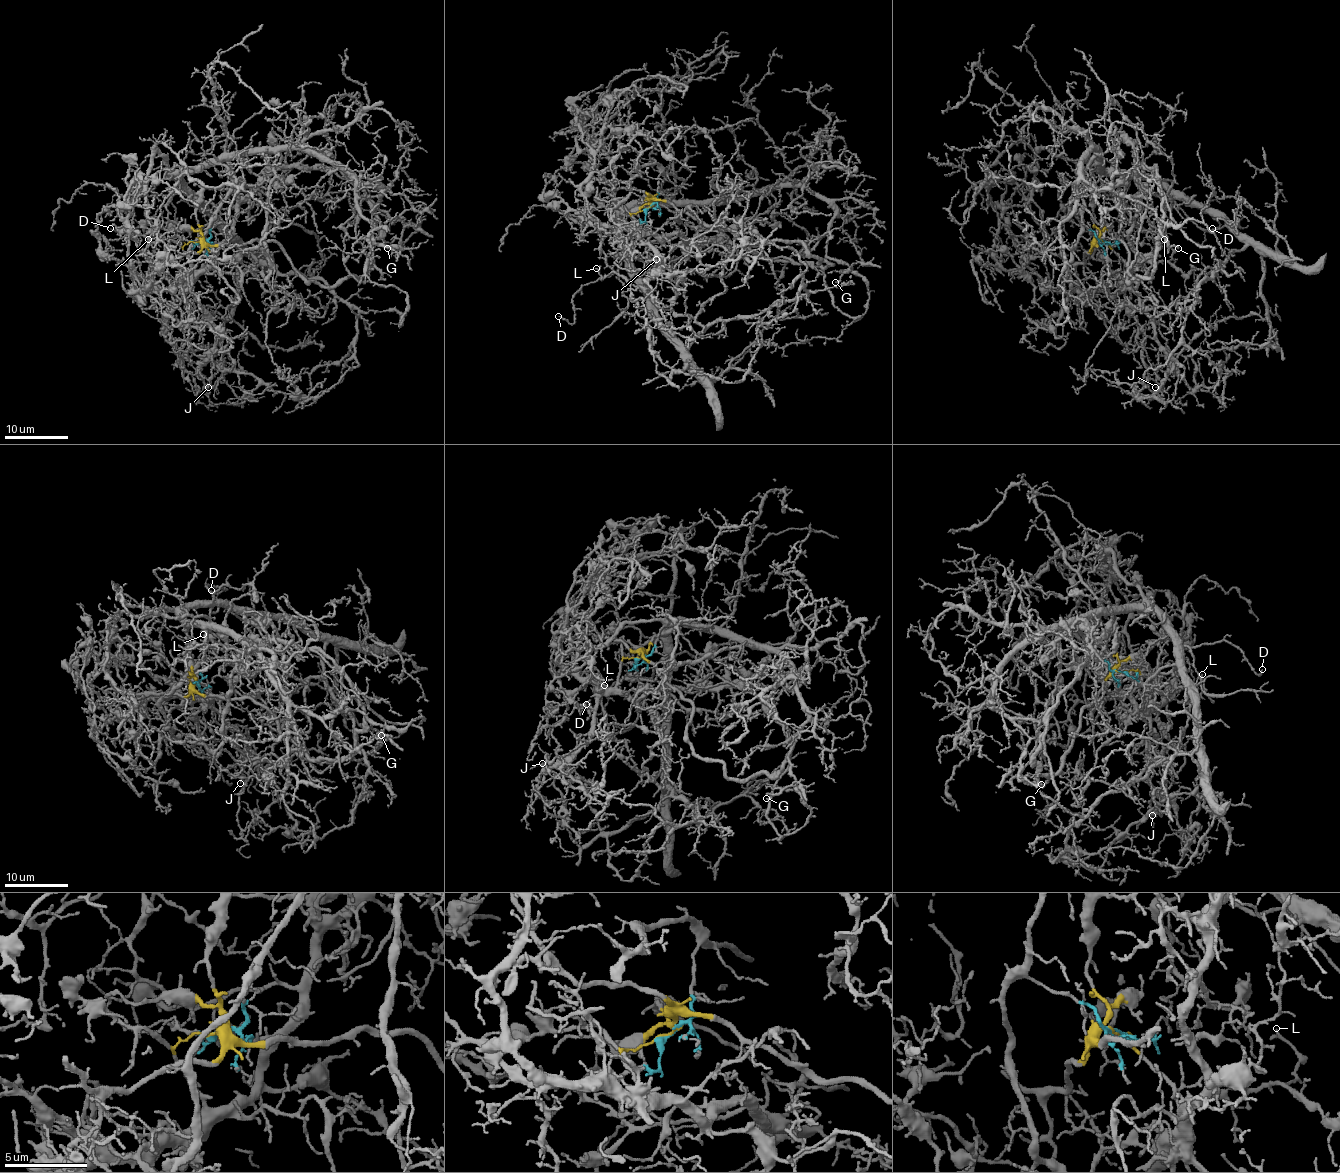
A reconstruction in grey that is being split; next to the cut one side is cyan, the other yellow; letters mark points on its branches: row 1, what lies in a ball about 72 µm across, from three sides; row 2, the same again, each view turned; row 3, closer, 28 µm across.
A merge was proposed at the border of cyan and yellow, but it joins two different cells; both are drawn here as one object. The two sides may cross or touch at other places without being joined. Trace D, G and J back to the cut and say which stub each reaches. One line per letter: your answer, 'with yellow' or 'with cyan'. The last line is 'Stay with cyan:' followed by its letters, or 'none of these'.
D: with cyan
G: with cyan
J: with yellow
Stay with cyan: D, G

